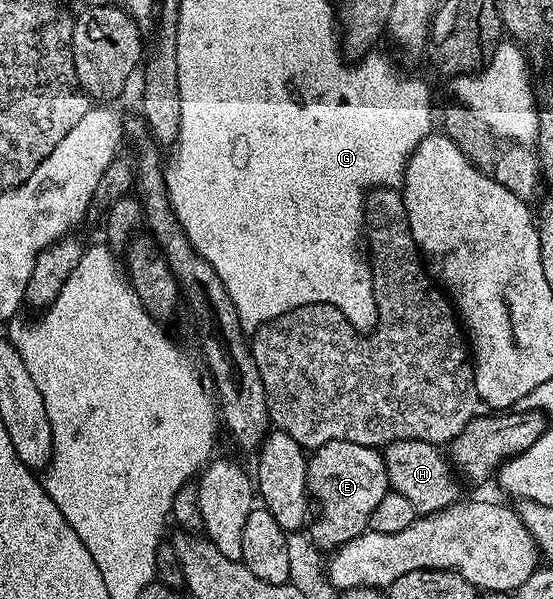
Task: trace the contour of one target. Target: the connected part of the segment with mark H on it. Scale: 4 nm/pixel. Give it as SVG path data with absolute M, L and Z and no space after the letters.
M392 441L382 450L388 486L413 503L416 514L426 515L448 509L460 500L460 482L444 450L428 441Z

